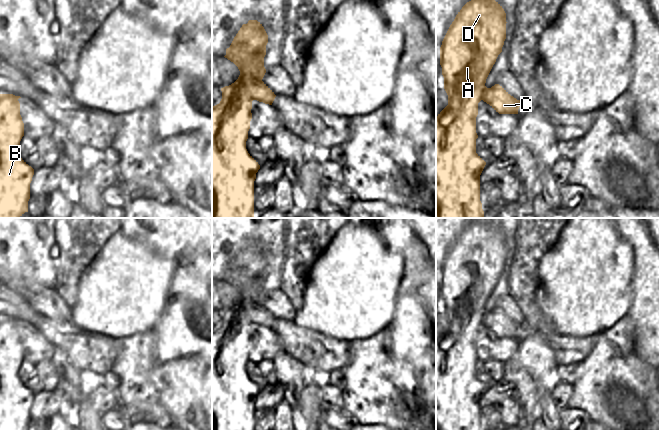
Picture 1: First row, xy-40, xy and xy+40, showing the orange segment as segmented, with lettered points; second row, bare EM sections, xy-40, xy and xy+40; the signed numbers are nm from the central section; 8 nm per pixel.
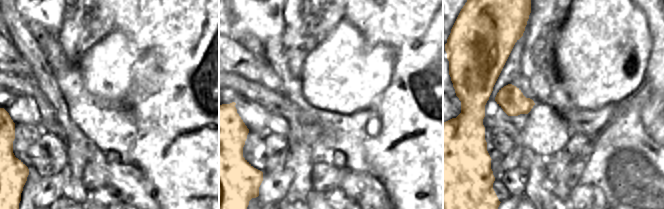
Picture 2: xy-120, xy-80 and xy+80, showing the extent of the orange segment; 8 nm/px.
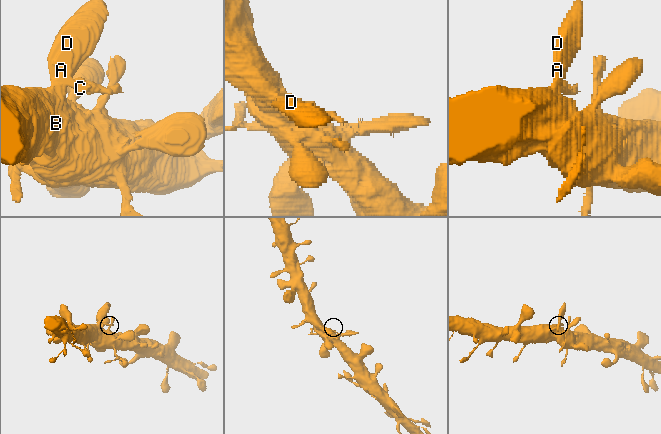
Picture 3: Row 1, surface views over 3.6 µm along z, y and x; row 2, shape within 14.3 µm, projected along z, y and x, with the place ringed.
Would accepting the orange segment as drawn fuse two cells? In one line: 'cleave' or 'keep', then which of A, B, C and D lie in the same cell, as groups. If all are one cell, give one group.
keep | A B C D

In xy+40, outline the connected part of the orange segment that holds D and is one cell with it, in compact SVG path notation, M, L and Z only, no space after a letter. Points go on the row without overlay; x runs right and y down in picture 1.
M475 222L467 226L450 249L440 271L440 289L448 329L436 340L436 430L482 430L480 399L486 386L476 377L476 341L478 327L483 324L499 338L518 338L525 324L517 324L502 310L485 310L486 303L496 286L506 263L506 237L502 230L489 222Z

